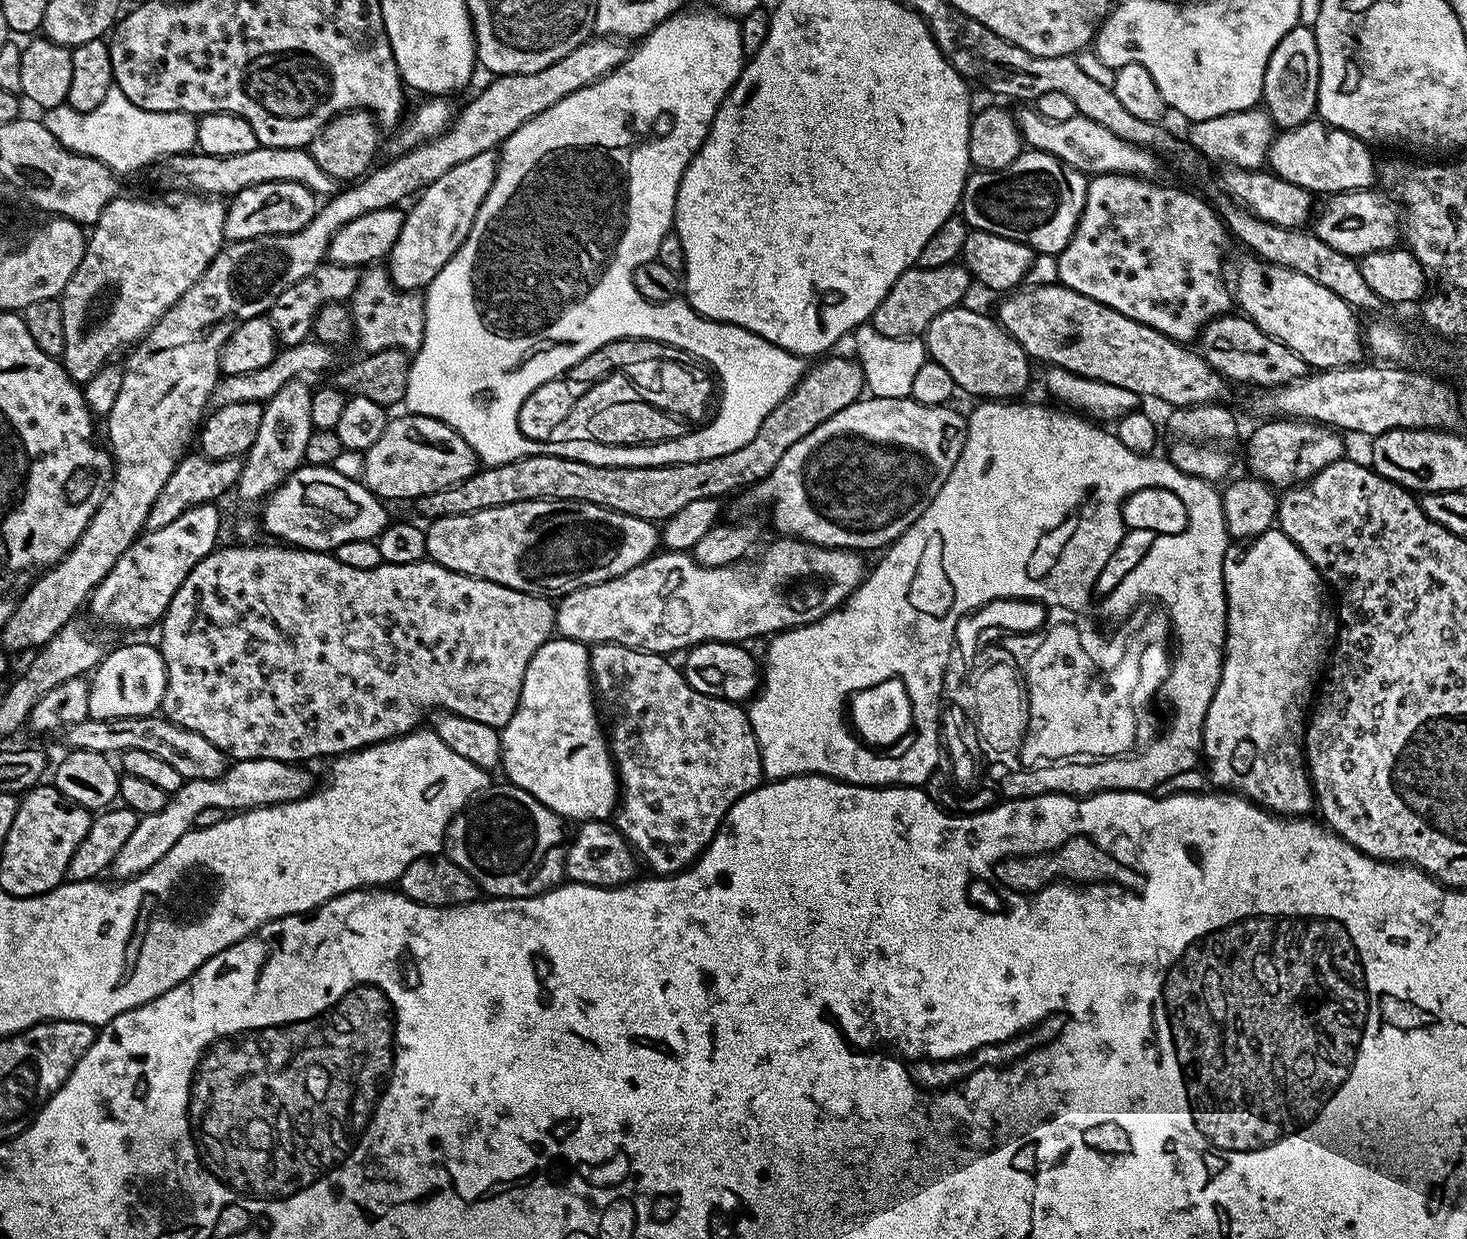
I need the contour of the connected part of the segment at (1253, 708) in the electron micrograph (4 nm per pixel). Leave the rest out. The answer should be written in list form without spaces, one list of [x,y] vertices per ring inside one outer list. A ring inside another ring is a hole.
[[[1279,527],[1269,528],[1251,542],[1233,543],[1224,555],[1228,636],[1224,640],[1224,665],[1218,690],[1212,692],[1210,710],[1206,710],[1204,719],[1202,756],[1208,759],[1208,776],[1220,787],[1217,789],[1239,794],[1285,818],[1307,817],[1314,808],[1312,778],[1304,754],[1306,713],[1338,631],[1337,613],[1330,600],[1328,605],[1324,592],[1322,574]]]

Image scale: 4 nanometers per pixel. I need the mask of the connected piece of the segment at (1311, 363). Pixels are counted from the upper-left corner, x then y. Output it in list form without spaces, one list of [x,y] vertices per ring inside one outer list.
[[[1248,258],[1252,260],[1244,260],[1240,264],[1240,269],[1236,272],[1236,288],[1234,284],[1234,300],[1238,305],[1239,311],[1248,319],[1255,322],[1266,334],[1270,334],[1275,340],[1282,341],[1286,346],[1290,346],[1290,350],[1294,350],[1294,354],[1298,354],[1305,362],[1308,363],[1309,369],[1323,370],[1325,368],[1346,368],[1350,364],[1360,364],[1366,356],[1366,345],[1362,335],[1362,320],[1358,317],[1357,309],[1351,308],[1342,298],[1338,298],[1338,294],[1334,294],[1334,290],[1326,290],[1326,286],[1318,286],[1318,282],[1314,282],[1314,278],[1306,278],[1306,274],[1298,274],[1298,270],[1290,270],[1286,266],[1278,266],[1277,264],[1269,264],[1266,260],[1259,258]]]

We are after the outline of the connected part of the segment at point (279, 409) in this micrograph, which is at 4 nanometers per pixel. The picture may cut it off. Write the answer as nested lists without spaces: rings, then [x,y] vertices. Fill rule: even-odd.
[[[304,378],[286,382],[286,386],[264,404],[258,438],[254,438],[254,446],[250,446],[240,468],[238,493],[242,499],[263,501],[290,473],[305,463],[306,442],[314,431],[310,418],[313,389],[308,388],[308,383]]]

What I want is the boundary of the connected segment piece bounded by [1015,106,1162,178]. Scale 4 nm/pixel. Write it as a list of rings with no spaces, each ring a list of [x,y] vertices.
[[[1033,107],[1019,108],[1022,109],[1015,113],[1016,124],[1019,126],[1025,145],[1033,151],[1050,153],[1066,162],[1074,170],[1083,172],[1089,177],[1102,174],[1126,174],[1152,178],[1157,175],[1155,172],[1159,170],[1162,163],[1157,153],[1150,148],[1134,146],[1118,138],[1118,134],[1110,134],[1110,130],[1106,130],[1106,126],[1098,126],[1098,122],[1078,114],[1069,121],[1050,123],[1042,119]]]

